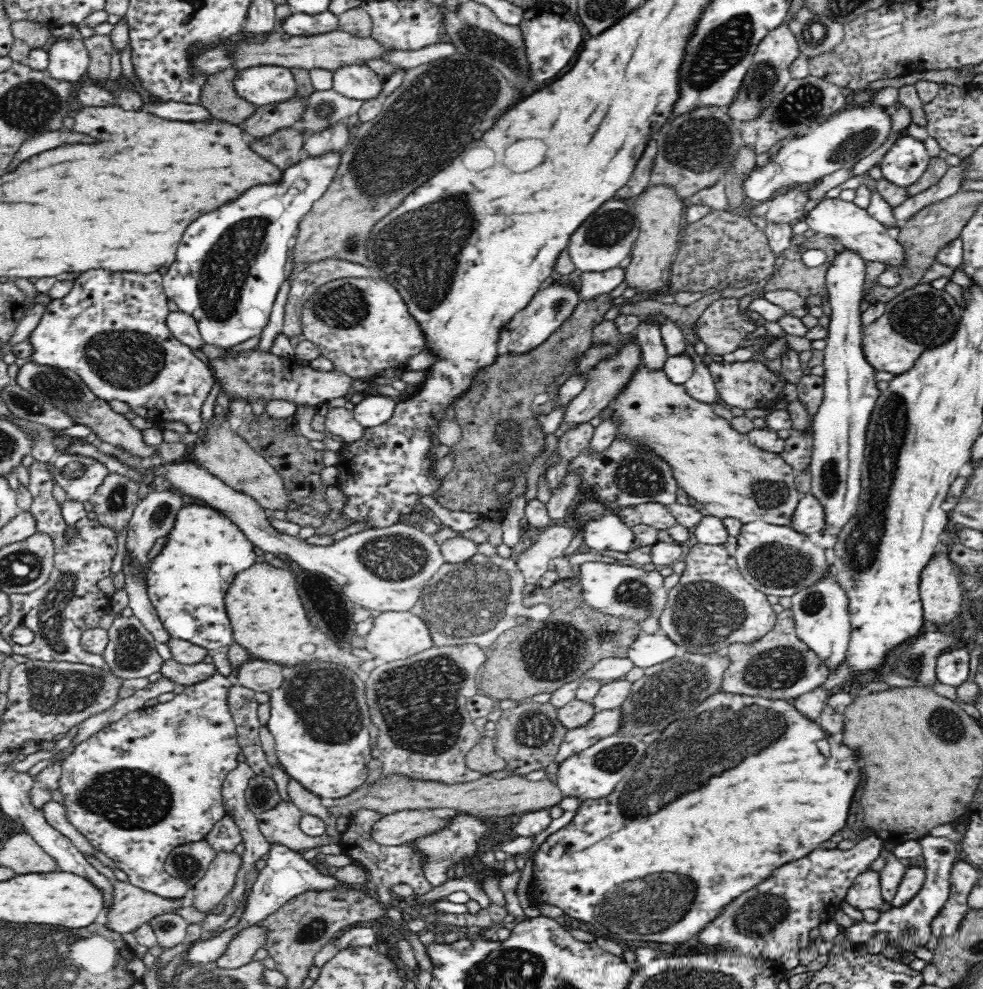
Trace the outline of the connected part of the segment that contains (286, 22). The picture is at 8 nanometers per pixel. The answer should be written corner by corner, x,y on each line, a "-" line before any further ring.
327,10
316,14
291,14
279,23
280,30
290,35
304,35
307,37
332,32
337,28
337,16

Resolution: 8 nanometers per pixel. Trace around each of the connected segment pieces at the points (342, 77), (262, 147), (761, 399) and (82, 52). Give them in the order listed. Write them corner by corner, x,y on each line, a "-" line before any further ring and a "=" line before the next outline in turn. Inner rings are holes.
361,64
341,66
332,72
332,90
346,98
370,100
380,92
384,78
=
297,125
272,131
260,138
250,138
248,143
256,154
284,170
301,161
298,154
306,137
304,129
=
712,361
707,364
707,367
721,399
731,407
736,406
743,410
753,408
766,410
784,398
782,389
787,381
778,372
768,369
760,361
734,361
731,363
=
63,39
46,47
47,71
55,79
78,82
86,76
90,65
89,51
84,40

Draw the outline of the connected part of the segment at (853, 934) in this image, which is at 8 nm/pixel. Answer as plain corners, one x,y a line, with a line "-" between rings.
930,834
922,837
918,840
921,846
921,854
924,859
925,867
925,882
921,892
914,898
909,904
902,906
901,908
893,908
892,911
882,913
879,920
876,920
874,924
868,924
868,922
862,921
849,928
843,928
840,932
840,936
834,940
834,942
822,941
820,946
820,954
816,953
810,955
806,949
802,949
799,952
799,964
807,966
810,962
815,960
819,955
828,955
835,942
849,942
864,943
870,941
874,934
877,932
887,932
888,940
894,940
900,943
900,951
905,955
916,955
917,952
923,951
930,940
929,924
934,920
934,916
938,916
938,912
946,905
949,900
950,893
950,874
951,868
954,866
958,855
956,854
956,839
949,838
936,838

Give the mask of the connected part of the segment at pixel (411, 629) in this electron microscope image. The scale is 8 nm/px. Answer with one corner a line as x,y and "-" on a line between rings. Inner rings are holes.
408,611
374,613
372,628
365,636
365,648
378,663
403,661
433,646
431,633
423,619

